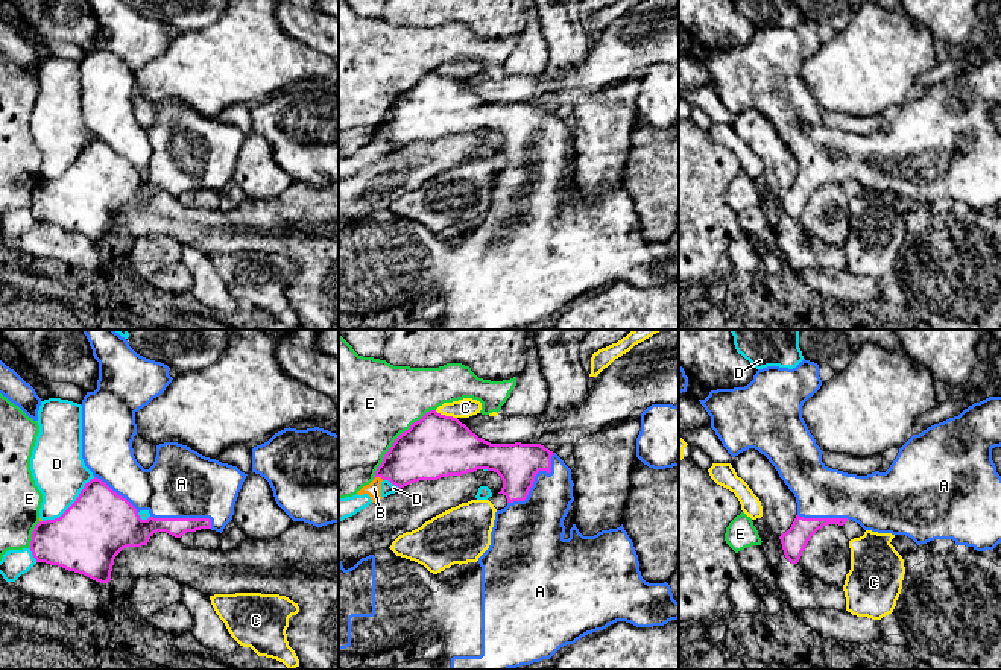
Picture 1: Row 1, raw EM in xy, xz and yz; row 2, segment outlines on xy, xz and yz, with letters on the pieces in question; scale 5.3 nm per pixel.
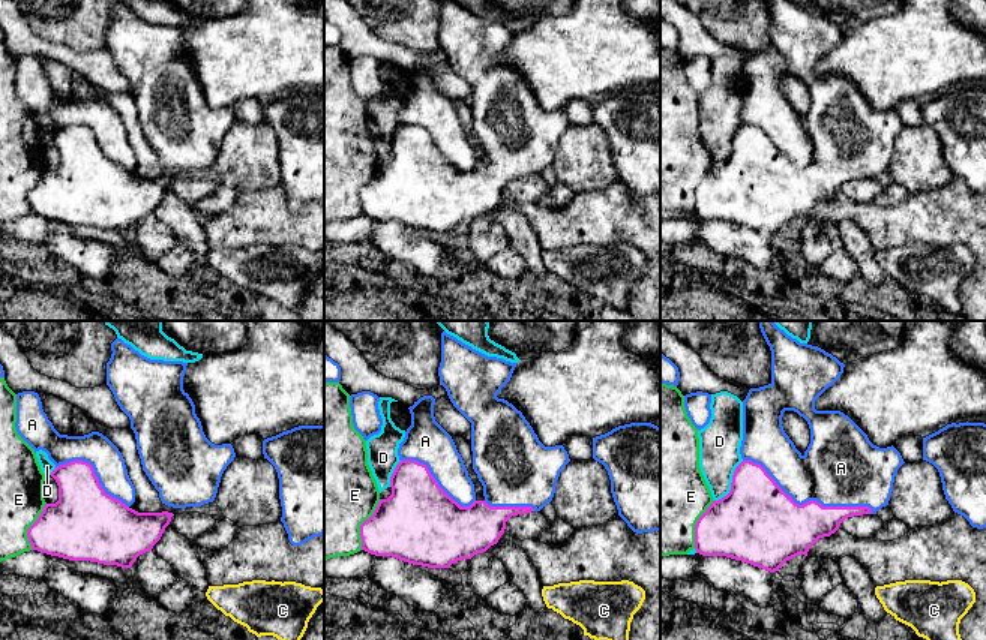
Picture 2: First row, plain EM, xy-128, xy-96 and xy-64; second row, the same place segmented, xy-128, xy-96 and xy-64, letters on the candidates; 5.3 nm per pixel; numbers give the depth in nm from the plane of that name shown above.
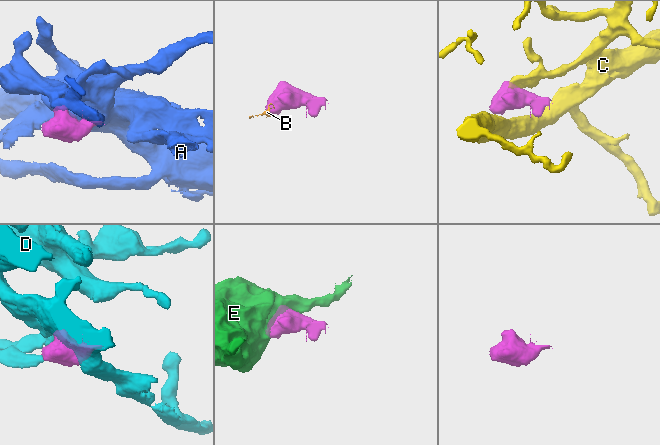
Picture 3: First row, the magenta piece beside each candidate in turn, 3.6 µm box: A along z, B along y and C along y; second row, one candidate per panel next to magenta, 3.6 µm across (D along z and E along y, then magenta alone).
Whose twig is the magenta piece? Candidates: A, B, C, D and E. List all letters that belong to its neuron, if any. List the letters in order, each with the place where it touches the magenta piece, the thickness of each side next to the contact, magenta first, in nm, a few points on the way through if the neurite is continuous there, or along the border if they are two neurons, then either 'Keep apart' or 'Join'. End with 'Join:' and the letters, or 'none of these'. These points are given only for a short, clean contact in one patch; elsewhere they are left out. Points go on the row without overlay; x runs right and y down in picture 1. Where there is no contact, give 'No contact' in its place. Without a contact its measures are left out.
A: Touches magenta at xz (533, 139). Thickness 220 nm (magenta) against 300 nm. Join
B: Touches magenta at xz (378, 135). Thickness 280 nm (magenta) against 80 nm. Boundary: xz (374, 137), (383, 139). Keep apart
C: Touches magenta at xz (444, 75). Thickness 340 nm (magenta) against 100 nm. Boundary: xz (435, 70), (456, 78). Keep apart
D: Touches magenta at xy (72, 164). Thickness 360 nm (magenta) against 280 nm. Keep apart
E: Touches magenta at xz (395, 99). Thickness 340 nm (magenta) against 500 nm. Keep apart
Join: A

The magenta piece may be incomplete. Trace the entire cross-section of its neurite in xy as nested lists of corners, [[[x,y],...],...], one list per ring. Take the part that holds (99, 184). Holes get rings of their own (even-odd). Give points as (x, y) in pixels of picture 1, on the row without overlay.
[[[88,0],[88,2],[93,9],[94,18],[99,21],[99,40],[97,40],[97,49],[94,52],[87,52],[81,64],[82,65],[82,119],[85,126],[93,132],[94,137],[88,143],[85,143],[76,161],[59,178],[39,181],[35,185],[32,191],[30,211],[36,219],[36,222],[58,225],[68,231],[84,234],[96,242],[108,243],[109,240],[112,240],[111,231],[112,231],[115,216],[126,207],[146,205],[150,196],[156,191],[166,191],[175,198],[181,198],[187,191],[196,191],[201,188],[211,188],[222,193],[225,185],[232,179],[234,164],[237,161],[238,152],[248,134],[242,132],[237,126],[222,123],[216,119],[205,117],[197,111],[191,109],[190,106],[178,102],[164,102],[156,105],[155,122],[149,129],[144,129],[137,122],[134,115],[134,108],[132,108],[132,100],[134,100],[134,96],[137,94],[135,73],[144,65],[147,65],[153,58],[159,56],[166,50],[166,47],[172,43],[173,38],[169,35],[169,26],[161,21],[155,21],[137,14],[129,6],[128,0]]]

